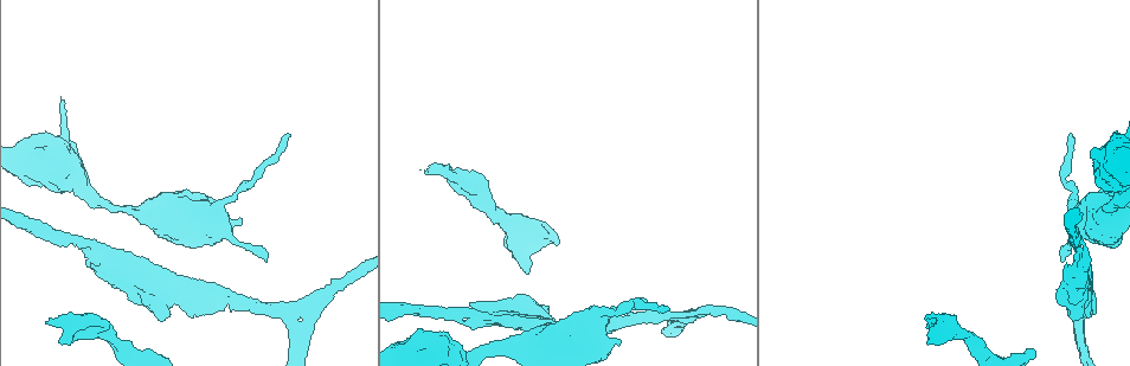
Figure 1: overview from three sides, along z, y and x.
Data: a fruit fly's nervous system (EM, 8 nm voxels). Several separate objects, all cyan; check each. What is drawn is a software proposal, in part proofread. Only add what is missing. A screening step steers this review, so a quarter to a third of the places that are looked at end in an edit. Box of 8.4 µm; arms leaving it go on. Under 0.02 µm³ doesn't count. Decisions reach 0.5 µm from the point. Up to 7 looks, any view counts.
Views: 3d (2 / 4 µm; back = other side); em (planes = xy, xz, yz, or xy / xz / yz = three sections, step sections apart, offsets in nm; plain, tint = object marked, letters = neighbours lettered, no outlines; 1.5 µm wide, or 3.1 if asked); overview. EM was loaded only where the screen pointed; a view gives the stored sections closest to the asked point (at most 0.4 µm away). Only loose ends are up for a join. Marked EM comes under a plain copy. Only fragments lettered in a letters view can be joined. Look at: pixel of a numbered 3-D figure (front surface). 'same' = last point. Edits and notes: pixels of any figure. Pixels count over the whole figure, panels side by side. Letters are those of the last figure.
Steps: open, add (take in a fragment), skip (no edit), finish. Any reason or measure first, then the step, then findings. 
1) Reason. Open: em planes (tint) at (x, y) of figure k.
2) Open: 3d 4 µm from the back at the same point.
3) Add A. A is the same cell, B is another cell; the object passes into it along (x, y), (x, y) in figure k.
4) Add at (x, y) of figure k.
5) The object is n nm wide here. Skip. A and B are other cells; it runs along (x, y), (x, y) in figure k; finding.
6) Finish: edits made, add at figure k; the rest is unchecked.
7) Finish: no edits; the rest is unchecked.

An open end. Open: em yz step 4 (letters) at (926, 341) of figure 1.

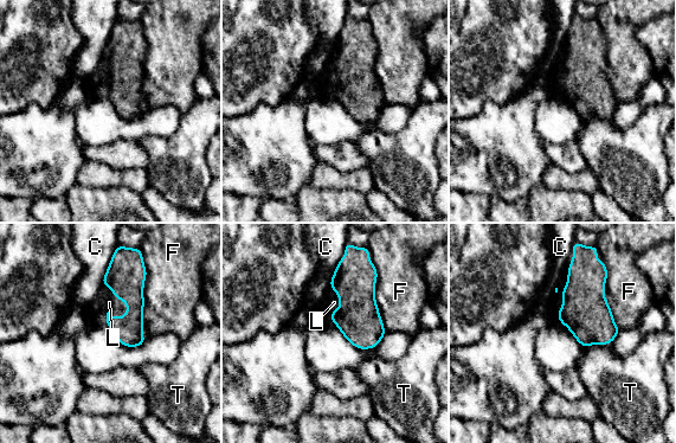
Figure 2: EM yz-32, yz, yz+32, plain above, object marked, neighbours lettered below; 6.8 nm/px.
Open: em planes (letters) at the same point.

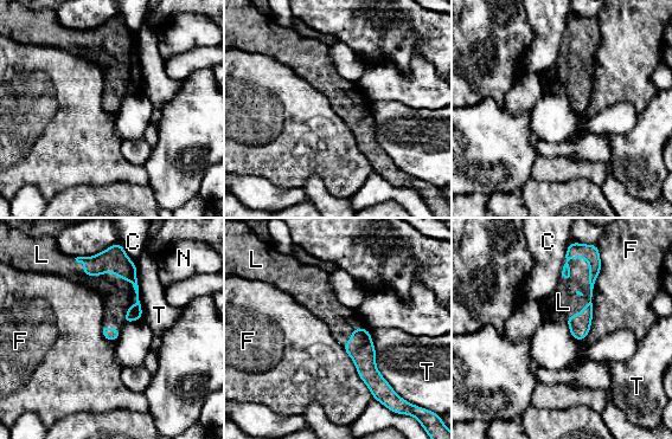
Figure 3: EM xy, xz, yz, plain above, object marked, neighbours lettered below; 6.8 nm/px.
Add L. L is the same cell, C, F, N and T are other cells; it goes on there.

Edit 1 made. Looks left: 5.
Open: overview.

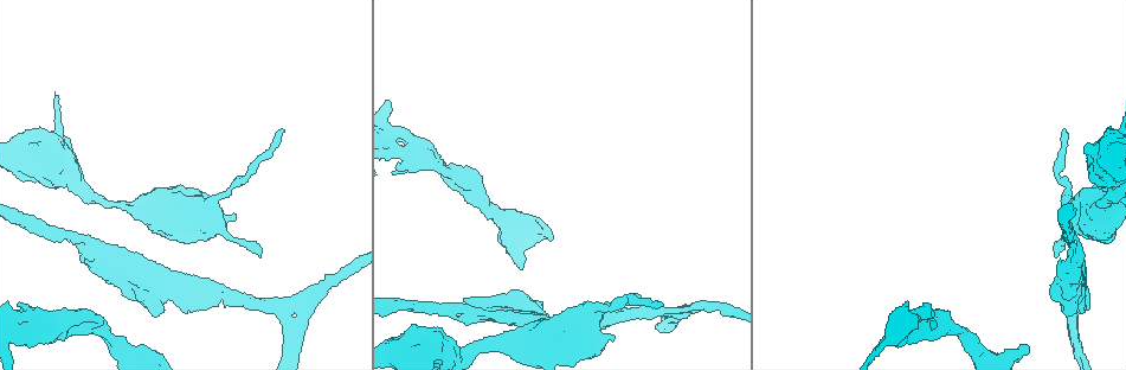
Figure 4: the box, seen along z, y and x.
Branch stops here. Open: em xz step 4 (tint) at (1055, 258) of figure 4.

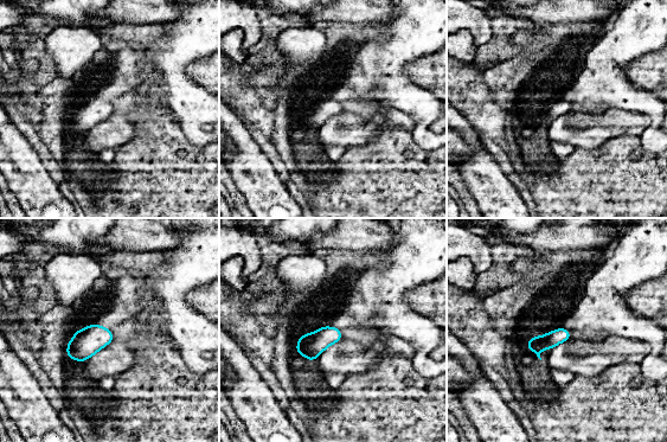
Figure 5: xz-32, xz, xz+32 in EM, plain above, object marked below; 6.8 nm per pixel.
Another direction. Open: em planes (letters) at the same point.

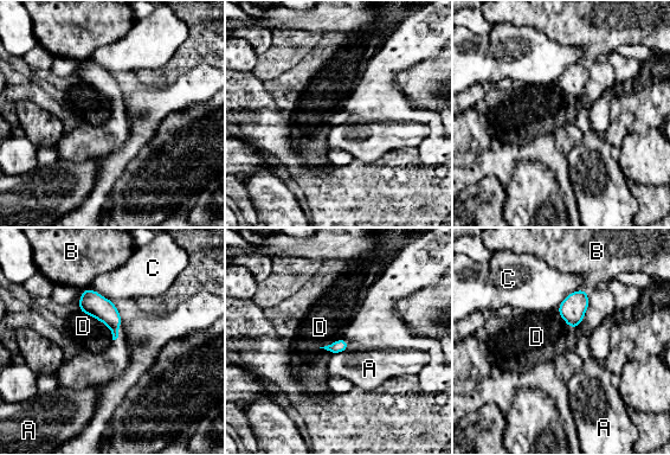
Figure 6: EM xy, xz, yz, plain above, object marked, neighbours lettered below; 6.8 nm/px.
The object is 80 nm wide here. Skip. A, B, C and D are other cells; a border runs along (81, 312), (101, 320), (111, 333) in figure 6; no lettered fragment goes on from it.

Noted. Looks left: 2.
Finish: edits made, add at figure 3; the rest is unchecked.

